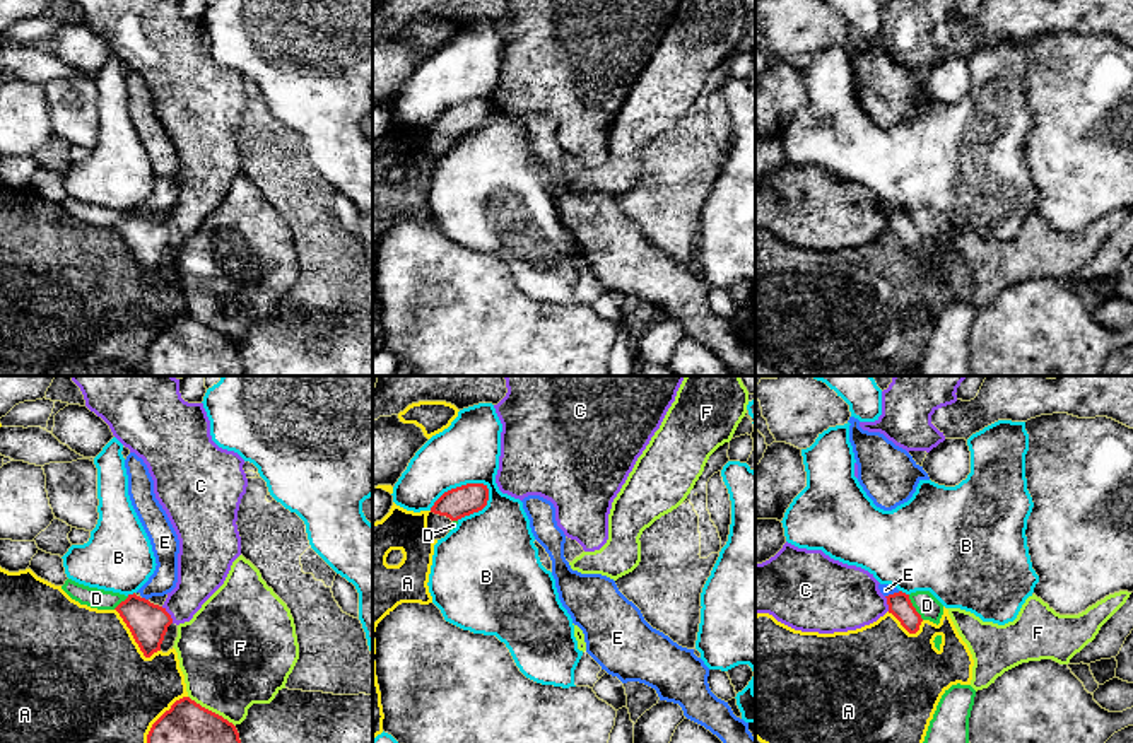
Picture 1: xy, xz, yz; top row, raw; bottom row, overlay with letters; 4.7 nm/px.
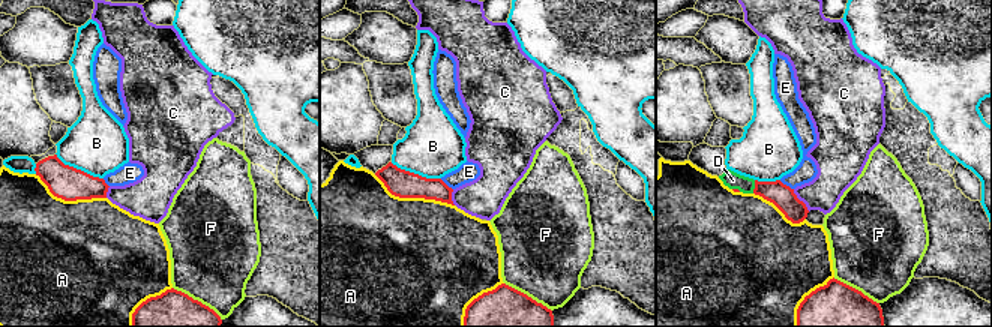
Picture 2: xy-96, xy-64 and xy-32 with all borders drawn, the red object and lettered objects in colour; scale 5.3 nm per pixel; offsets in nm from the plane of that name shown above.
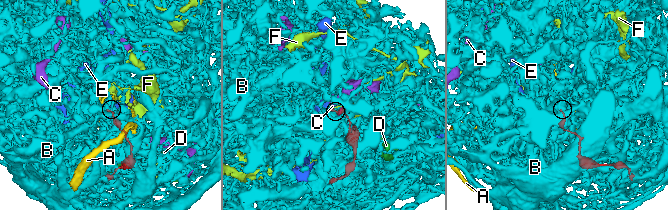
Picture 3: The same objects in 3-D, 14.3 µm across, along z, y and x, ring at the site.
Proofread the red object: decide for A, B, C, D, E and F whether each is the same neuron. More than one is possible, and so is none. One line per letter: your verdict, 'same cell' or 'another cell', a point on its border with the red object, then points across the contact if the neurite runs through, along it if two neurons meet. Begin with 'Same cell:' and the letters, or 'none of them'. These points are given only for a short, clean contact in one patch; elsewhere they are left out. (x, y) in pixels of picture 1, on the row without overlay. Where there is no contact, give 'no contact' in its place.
Same cell: none of them
A: another cell | xy (152, 342)
B: another cell | xz (458, 105) | along xz (489, 106), (482, 101), (452, 105), (429, 127)
C: another cell | xy (170, 233) | along xy (161, 224), (173, 239)
D: another cell | yz (913, 224)
E: another cell | xy (144, 216) | along xy (142, 214), (147, 217)
F: another cell | xy (211, 328)

